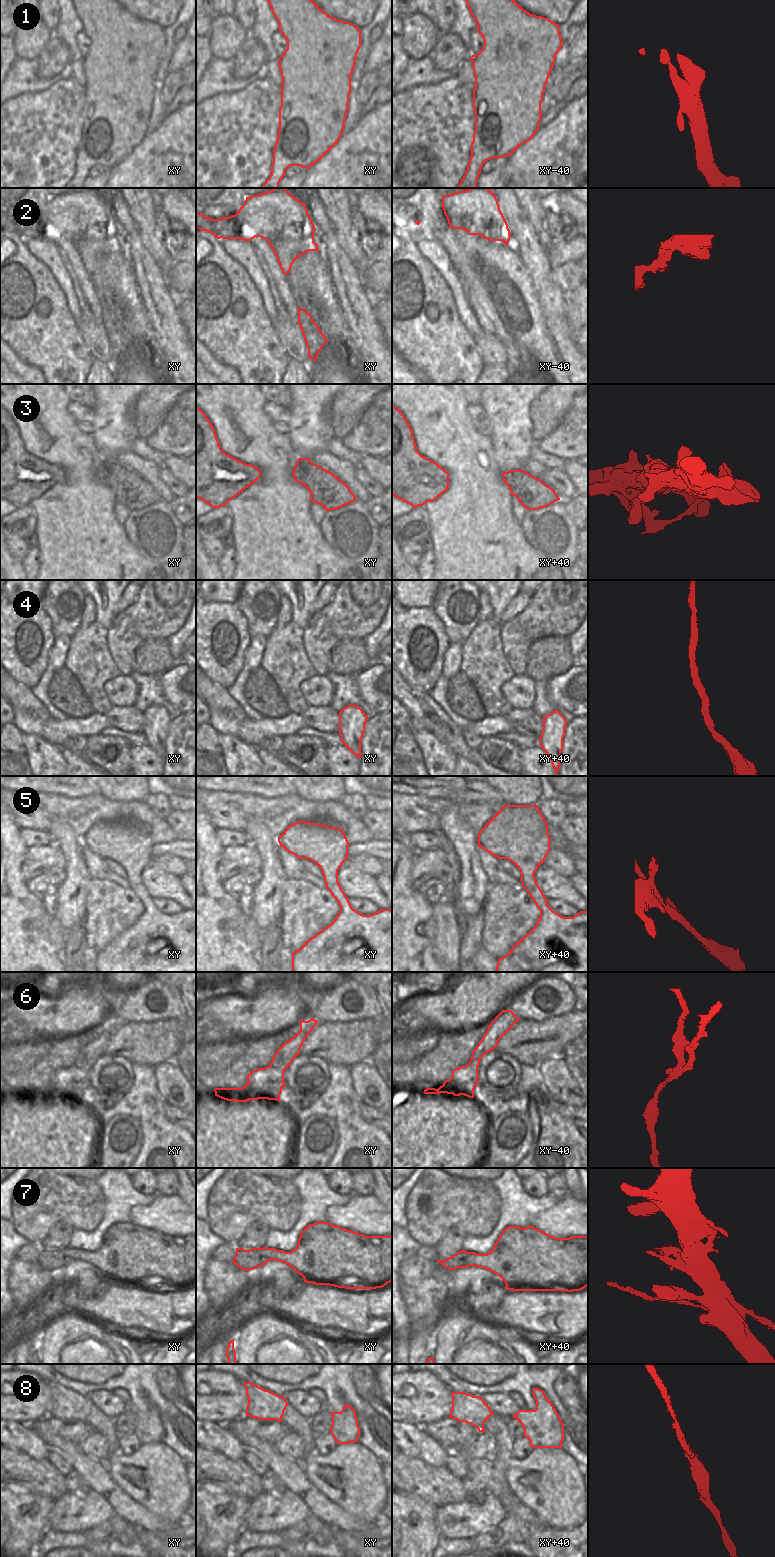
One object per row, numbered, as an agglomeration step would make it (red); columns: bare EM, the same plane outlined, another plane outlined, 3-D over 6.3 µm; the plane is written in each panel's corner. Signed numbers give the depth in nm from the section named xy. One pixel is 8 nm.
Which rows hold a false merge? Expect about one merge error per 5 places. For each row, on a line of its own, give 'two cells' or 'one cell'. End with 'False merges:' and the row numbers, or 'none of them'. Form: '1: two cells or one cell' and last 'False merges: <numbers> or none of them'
1: one cell
2: one cell
3: two cells
4: one cell
5: one cell
6: two cells
7: one cell
8: one cell
False merges: 3, 6

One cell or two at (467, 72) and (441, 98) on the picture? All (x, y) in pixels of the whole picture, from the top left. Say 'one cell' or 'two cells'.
two cells

